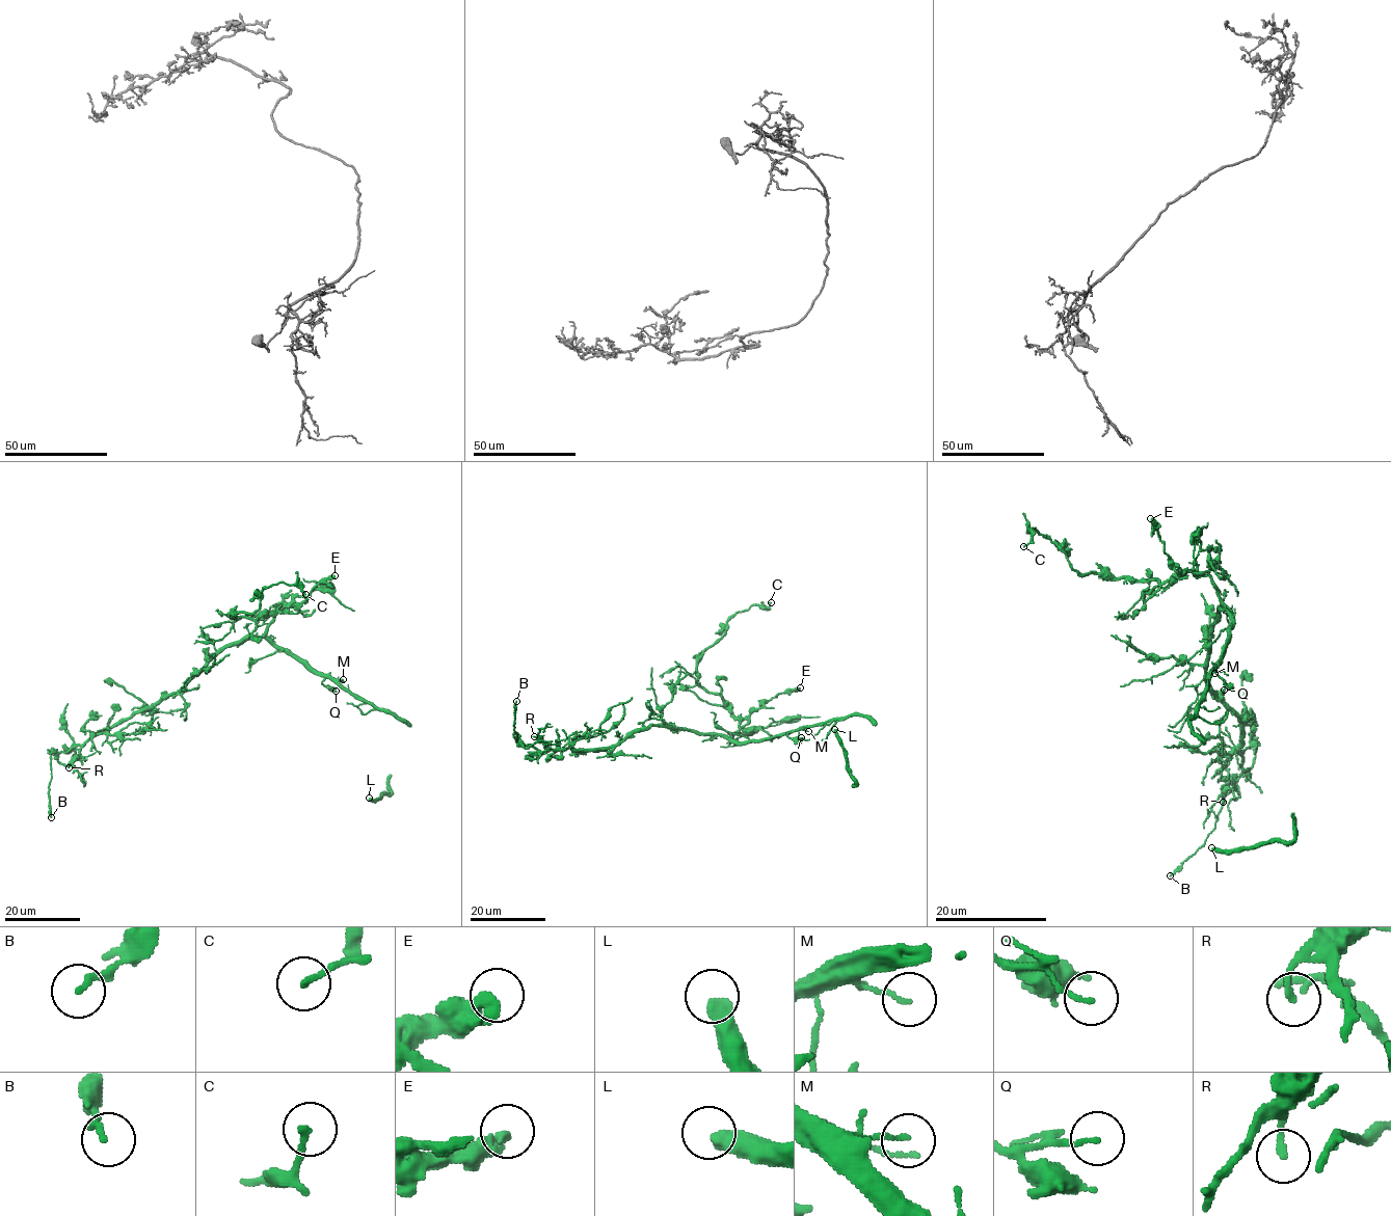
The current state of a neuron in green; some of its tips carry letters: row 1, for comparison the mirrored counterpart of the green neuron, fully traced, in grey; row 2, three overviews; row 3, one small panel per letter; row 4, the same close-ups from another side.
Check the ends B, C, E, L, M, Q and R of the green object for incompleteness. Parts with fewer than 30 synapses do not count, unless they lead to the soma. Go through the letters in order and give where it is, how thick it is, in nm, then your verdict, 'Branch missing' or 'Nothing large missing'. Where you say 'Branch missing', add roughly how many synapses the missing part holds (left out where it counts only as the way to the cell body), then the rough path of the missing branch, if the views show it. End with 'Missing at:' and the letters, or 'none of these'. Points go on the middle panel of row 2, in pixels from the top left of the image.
B: Place: (516, 701). Thickness 200 nm. Nothing large missing
C: Place: (771, 602). Thickness 170 nm. Nothing large missing
E: Place: (800, 687). Thickness 400 nm. Nothing large missing
L: Place: (834, 729). Thickness 480 nm. Branch missing. Roughly 400 synapses
M: Place: (808, 731). Thickness 100 nm. Nothing large missing
Q: Place: (801, 737). Thickness 110 nm. Nothing large missing
R: Place: (534, 736). Thickness 160 nm. Nothing large missing
Missing at: L

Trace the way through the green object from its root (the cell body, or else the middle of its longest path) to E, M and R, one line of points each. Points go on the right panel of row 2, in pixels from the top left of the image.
E: (1224, 610), (1219, 589), (1208, 575), (1181, 574), (1175, 570), (1150, 518)
M: (1224, 610), (1231, 619), (1229, 637), (1211, 669), (1214, 673)
R: (1224, 610), (1219, 610), (1212, 625), (1206, 682), (1239, 718), (1241, 773), (1235, 785), (1223, 795), (1223, 802)

